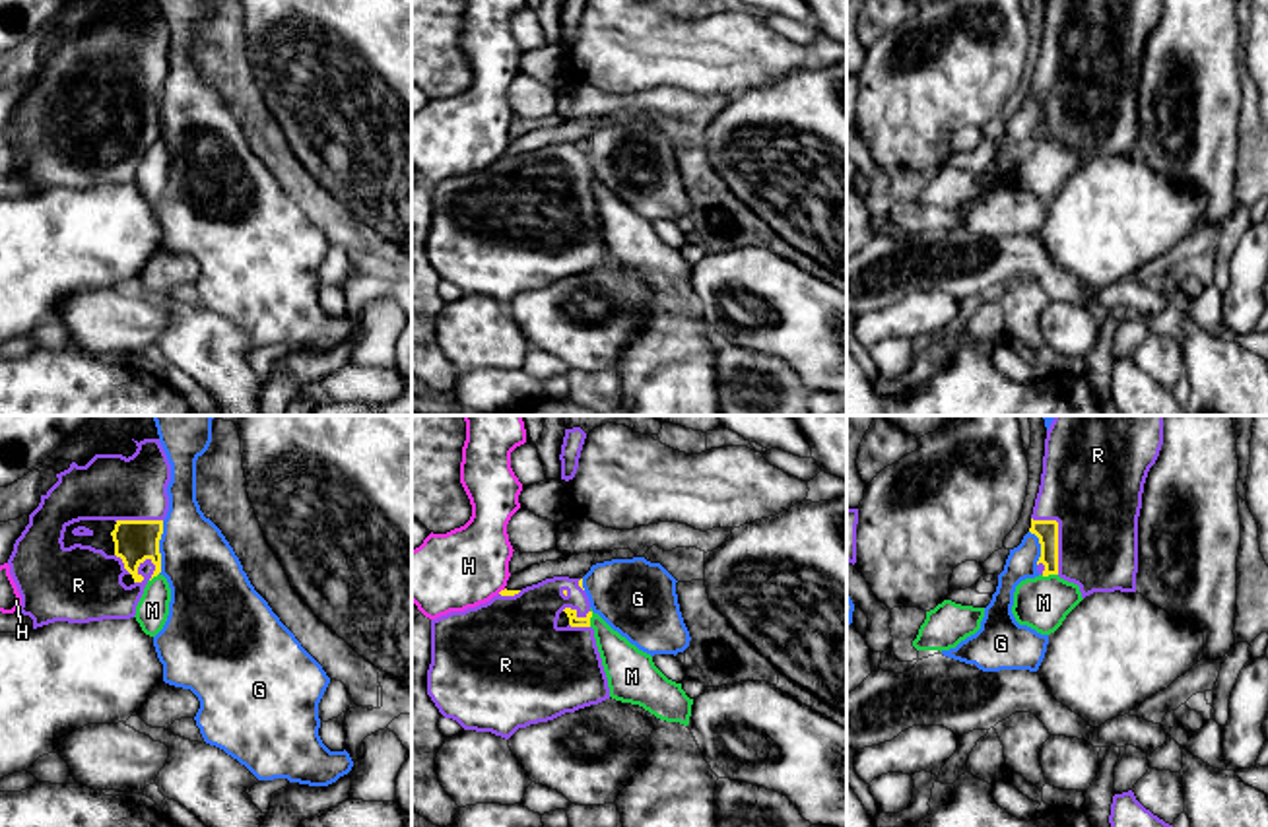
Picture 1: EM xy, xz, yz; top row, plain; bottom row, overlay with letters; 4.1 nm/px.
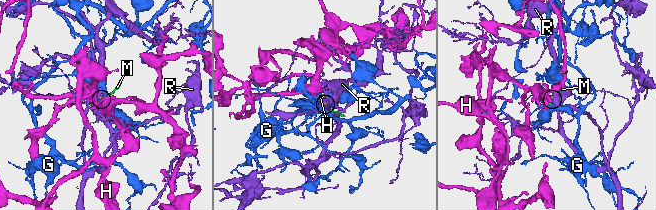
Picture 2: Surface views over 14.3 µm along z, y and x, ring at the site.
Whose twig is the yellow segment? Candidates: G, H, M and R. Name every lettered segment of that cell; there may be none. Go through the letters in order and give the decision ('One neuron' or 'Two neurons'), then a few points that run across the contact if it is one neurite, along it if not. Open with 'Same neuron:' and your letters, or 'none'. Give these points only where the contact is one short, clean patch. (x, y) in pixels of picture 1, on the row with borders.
Same neuron: R
G: Two neurons. Line: xy (164, 521), (158, 573)
H: Two neurons. Line: xz (505, 589), (498, 593)
M: Two neurons. Line: xz (591, 610), (589, 626)
R: One neuron

